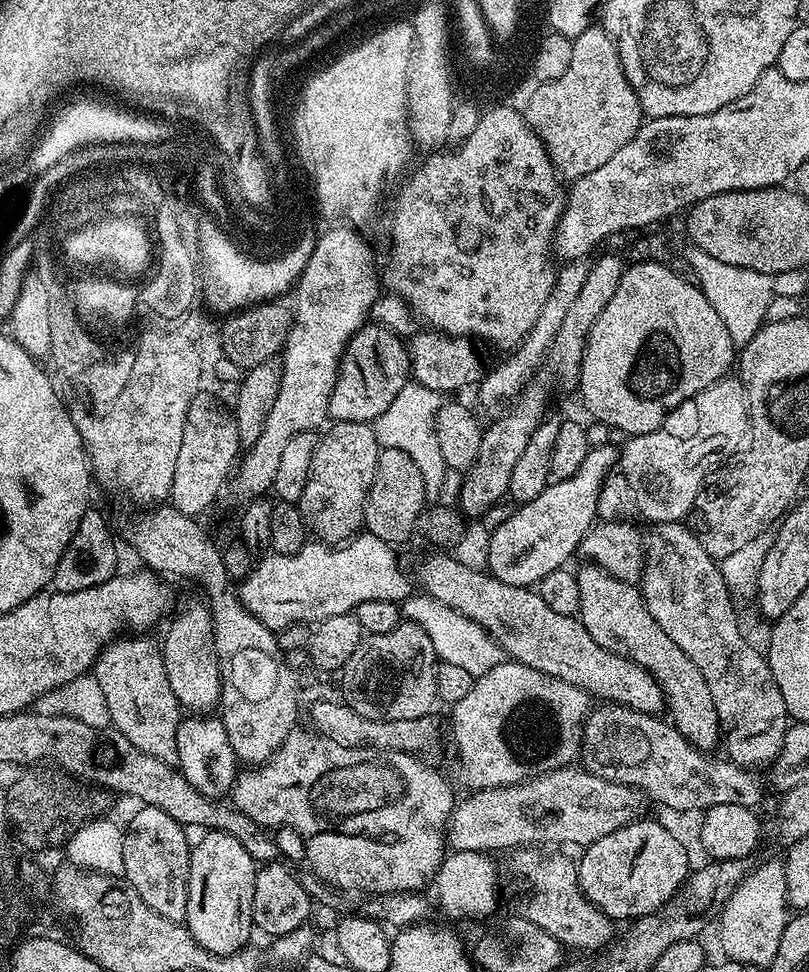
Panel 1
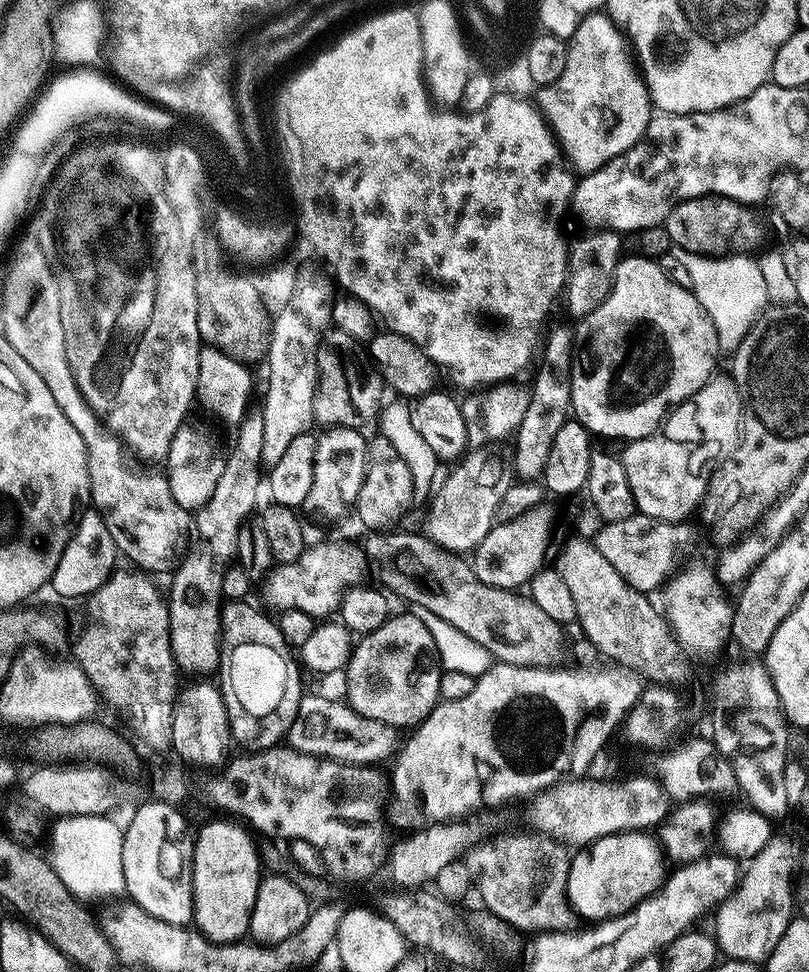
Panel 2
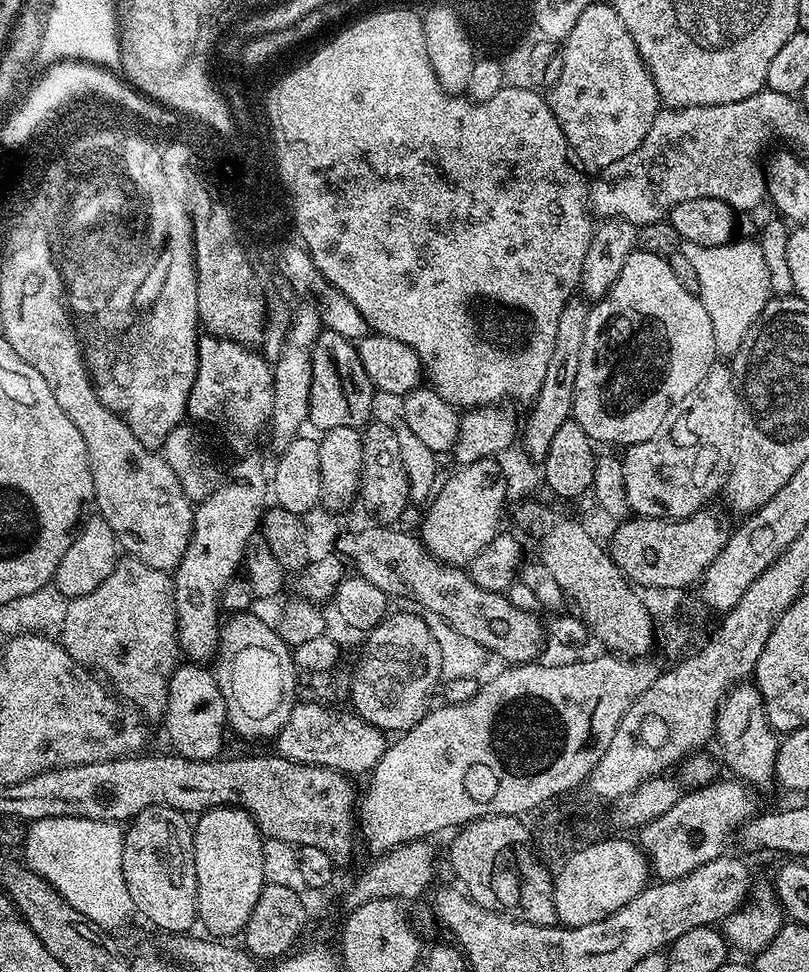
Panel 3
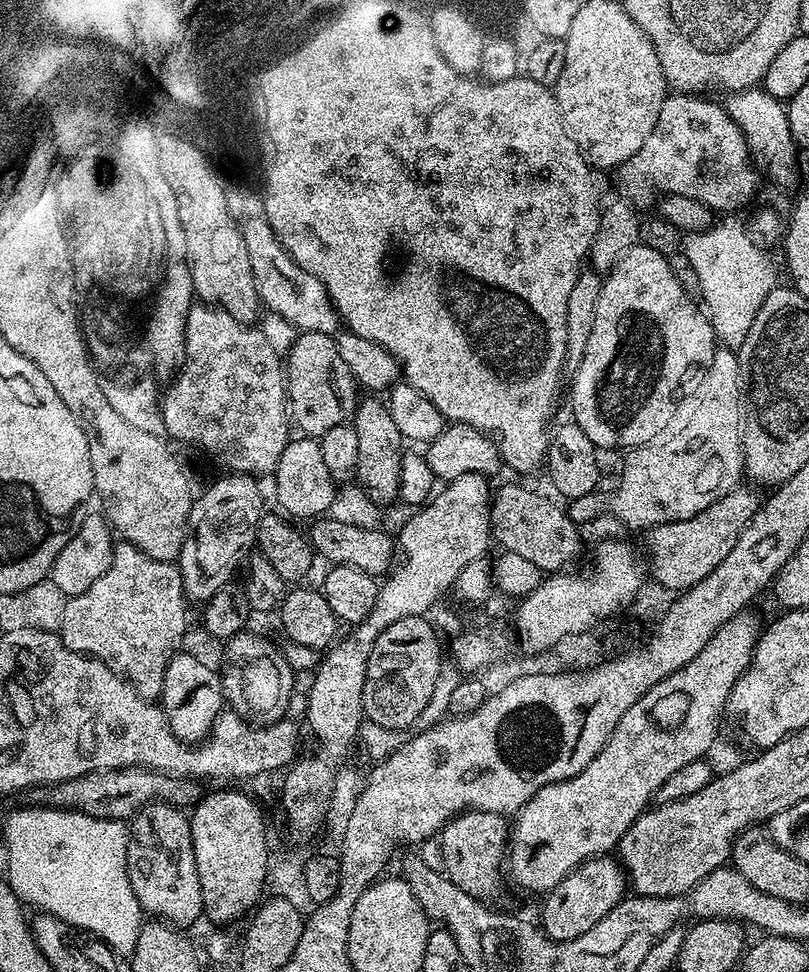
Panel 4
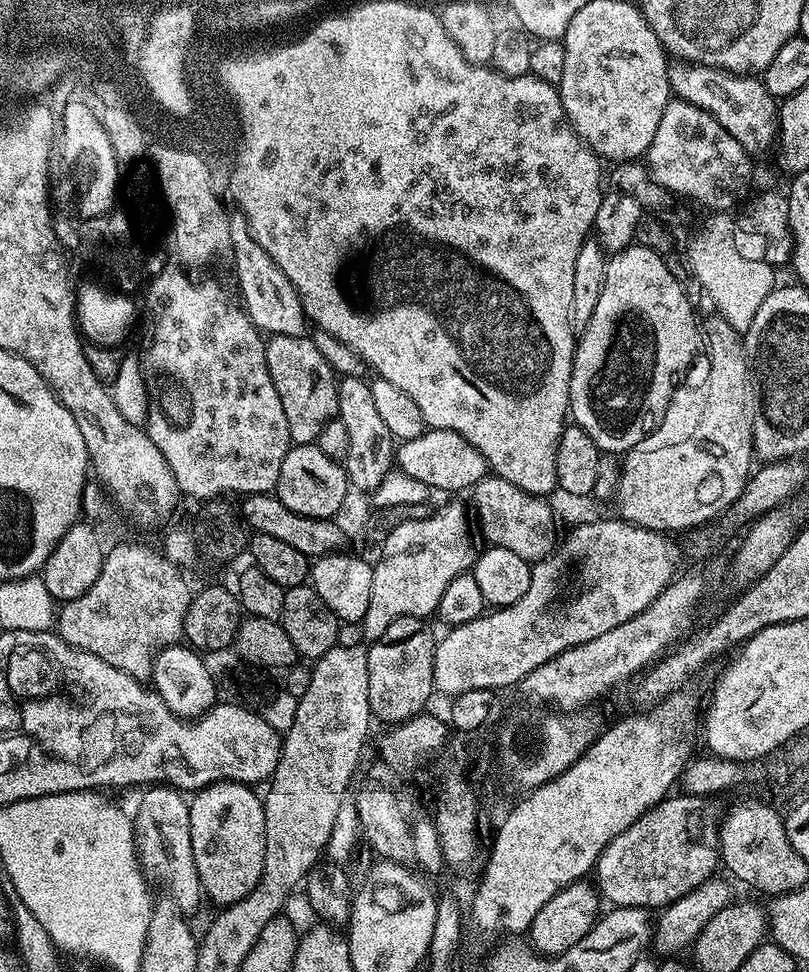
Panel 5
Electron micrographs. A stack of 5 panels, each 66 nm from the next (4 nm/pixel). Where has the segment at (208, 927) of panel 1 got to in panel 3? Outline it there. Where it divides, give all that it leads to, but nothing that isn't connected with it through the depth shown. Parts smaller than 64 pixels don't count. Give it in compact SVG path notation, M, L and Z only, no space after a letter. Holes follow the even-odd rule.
M214 807L199 813L192 834L196 859L196 911L199 923L205 924L213 937L239 937L248 924L254 902L258 902L258 894L266 883L263 844L260 829L251 814L241 808Z

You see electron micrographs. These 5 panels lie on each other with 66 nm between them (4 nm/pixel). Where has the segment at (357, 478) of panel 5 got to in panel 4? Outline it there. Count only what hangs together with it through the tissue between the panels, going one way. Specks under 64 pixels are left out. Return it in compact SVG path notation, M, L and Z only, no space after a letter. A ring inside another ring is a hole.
M380 398L361 399L356 406L356 414L350 423L358 434L358 462L355 475L366 495L379 506L385 506L400 495L400 464L402 457L402 437L395 428L394 419L387 403Z

